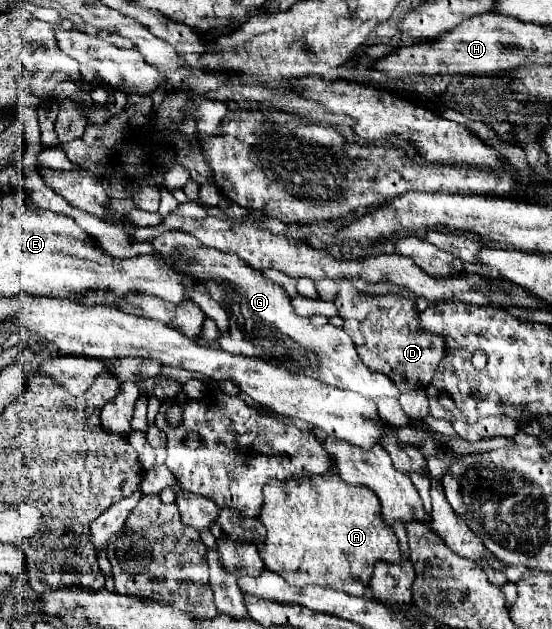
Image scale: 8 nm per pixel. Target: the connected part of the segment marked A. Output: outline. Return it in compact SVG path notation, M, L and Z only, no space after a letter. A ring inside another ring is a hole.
M304 473L300 478L286 481L272 479L264 489L264 505L260 521L266 527L266 541L260 547L260 557L264 561L294 563L296 561L296 585L324 585L344 591L348 595L364 595L376 561L400 563L400 547L394 531L384 527L380 515L380 501L366 487L352 487L344 483L338 475Z

